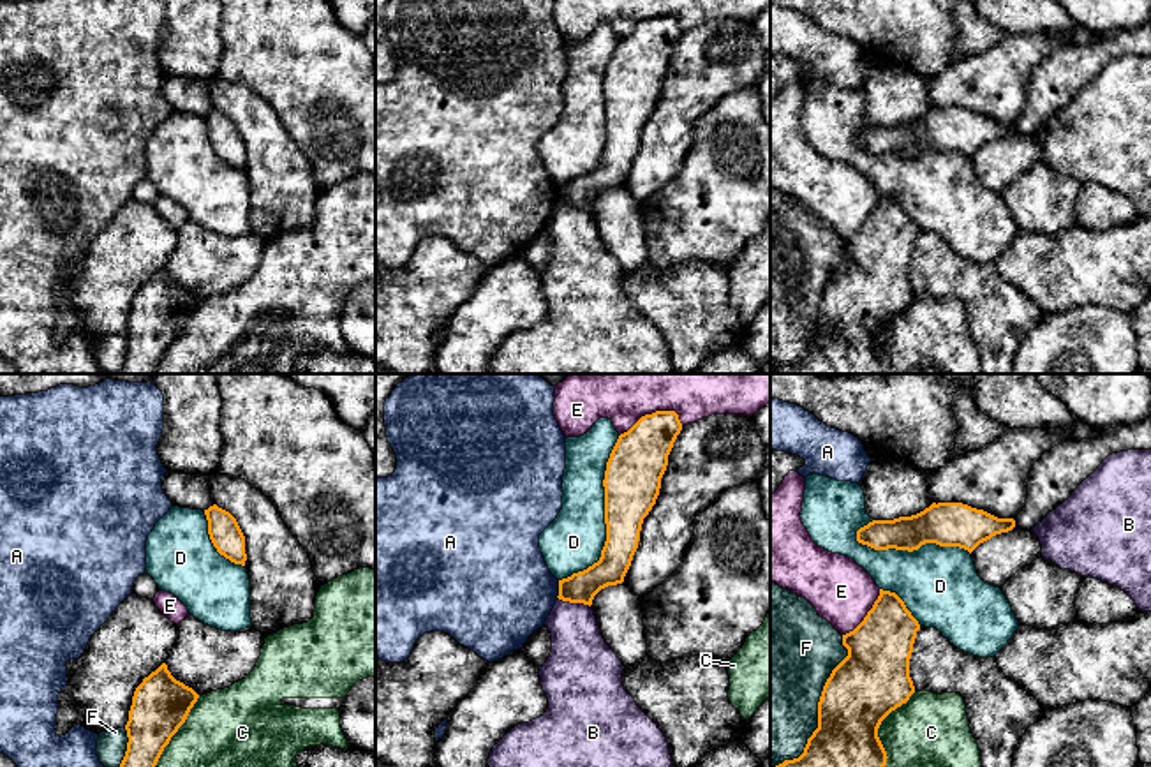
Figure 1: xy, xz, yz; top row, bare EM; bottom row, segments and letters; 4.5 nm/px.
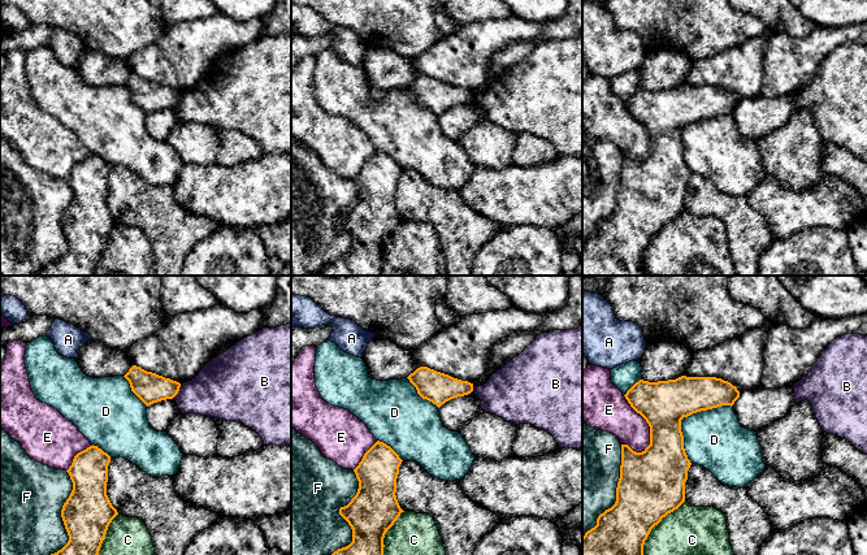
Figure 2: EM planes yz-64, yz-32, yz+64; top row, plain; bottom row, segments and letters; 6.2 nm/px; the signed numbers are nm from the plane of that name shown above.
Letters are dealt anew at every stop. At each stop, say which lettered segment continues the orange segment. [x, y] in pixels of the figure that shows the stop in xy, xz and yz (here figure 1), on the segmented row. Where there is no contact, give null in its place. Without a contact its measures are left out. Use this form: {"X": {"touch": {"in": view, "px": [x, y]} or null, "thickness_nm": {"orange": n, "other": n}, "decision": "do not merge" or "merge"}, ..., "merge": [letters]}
{"A": {"touch": {"in": "xz", "px": [559, 589]}, "thickness_nm": {"orange": 140, "other": 460}, "decision": "do not merge"}, "B": {"touch": {"in": "xz", "px": [573, 602]}, "thickness_nm": {"orange": 140, "other": 260}, "decision": "do not merge"}, "C": {"touch": {"in": "yz", "px": [878, 727]}, "thickness_nm": {"orange": 320, "other": 340}, "decision": "do not merge"}, "D": {"touch": {"in": "xz", "px": [605, 517]}, "thickness_nm": {"orange": 260, "other": 260}, "decision": "do not merge"}, "E": {"touch": {"in": "xz", "px": [653, 413]}, "thickness_nm": {"orange": 260, "other": 420}, "decision": "do not merge"}, "F": {"touch": {"in": "yz", "px": [818, 707]}, "thickness_nm": {"orange": 320, "other": 480}, "decision": "do not merge"}, "merge": []}

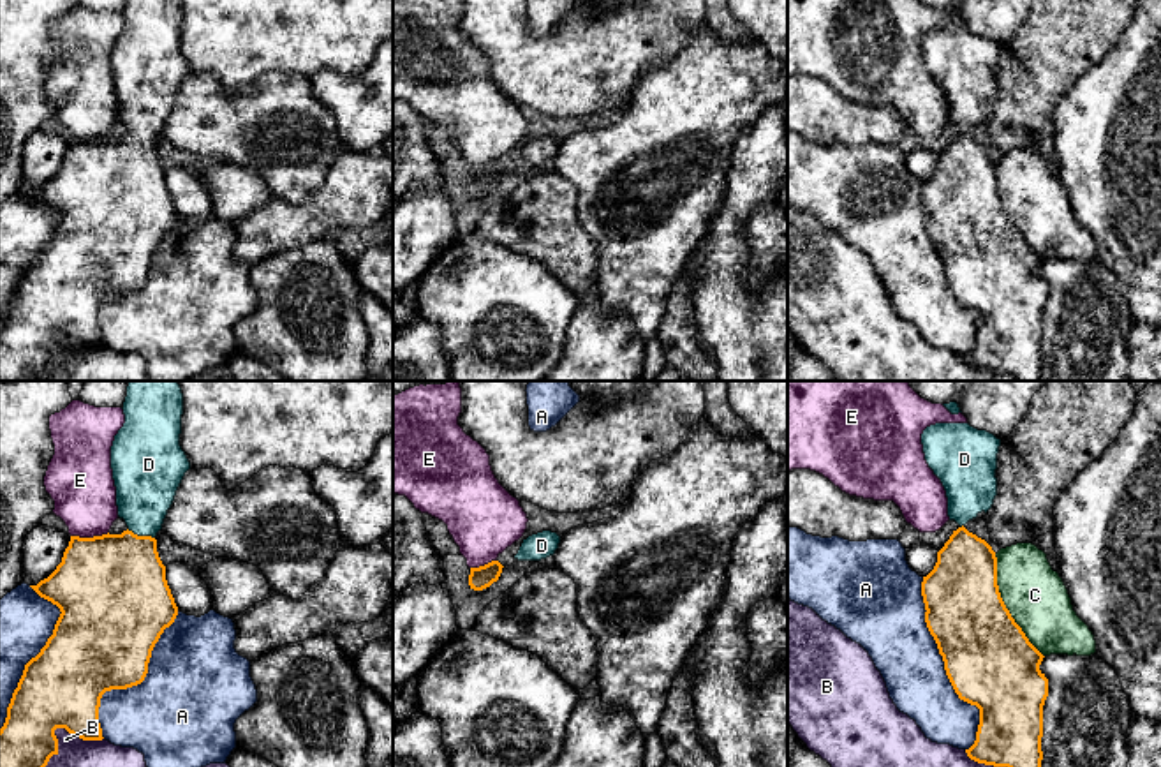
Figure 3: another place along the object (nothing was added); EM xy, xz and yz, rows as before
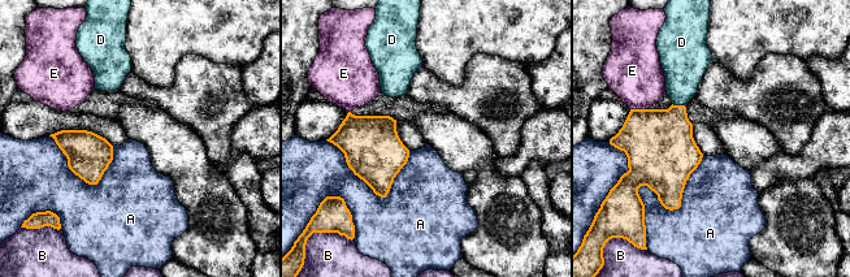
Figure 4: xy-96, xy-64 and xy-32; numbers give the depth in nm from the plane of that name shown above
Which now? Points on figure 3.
{"A": {"touch": {"in": "yz", "px": [945, 667]}, "thickness_nm": {"orange": 400, "other": 300}, "decision": "do not merge"}, "B": {"touch": {"in": "xy", "px": [60, 727]}, "thickness_nm": {"orange": 360, "other": 140}, "decision": "do not merge"}, "C": {"touch": {"in": "yz", "px": [1005, 605]}, "thickness_nm": {"orange": 400, "other": 280}, "decision": "do not merge"}, "D": {"touch": {"in": "xy", "px": [141, 536]}, "thickness_nm": {"orange": 460, "other": 280}, "decision": "merge"}, "E": {"touch": {"in": "xy", "px": [88, 538]}, "thickness_nm": {"orange": 480, "other": 300}, "decision": "do not merge"}, "merge": ["D"]}

